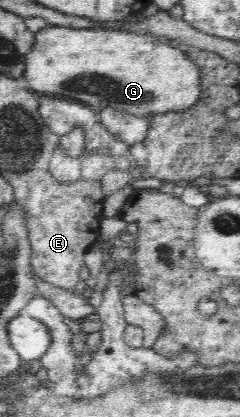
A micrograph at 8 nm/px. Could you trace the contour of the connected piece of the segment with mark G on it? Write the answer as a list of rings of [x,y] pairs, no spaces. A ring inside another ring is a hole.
[[[48,25],[38,33],[35,33],[36,43],[26,55],[26,71],[24,71],[24,83],[30,92],[45,92],[58,99],[80,102],[86,106],[92,105],[93,108],[111,108],[126,112],[132,116],[146,118],[148,124],[151,118],[157,114],[168,114],[169,112],[181,113],[195,104],[199,103],[201,97],[200,68],[196,67],[195,62],[187,55],[187,52],[180,51],[180,48],[172,47],[168,39],[158,37],[152,34],[140,34],[130,30],[108,30],[108,29],[90,29],[90,28],[68,28]]]

